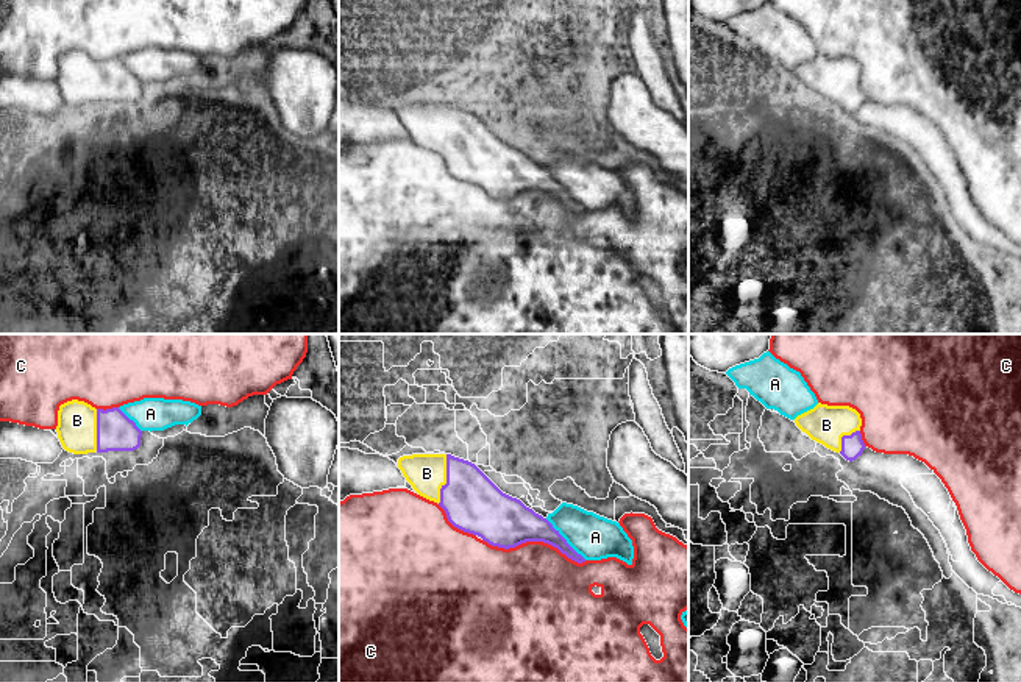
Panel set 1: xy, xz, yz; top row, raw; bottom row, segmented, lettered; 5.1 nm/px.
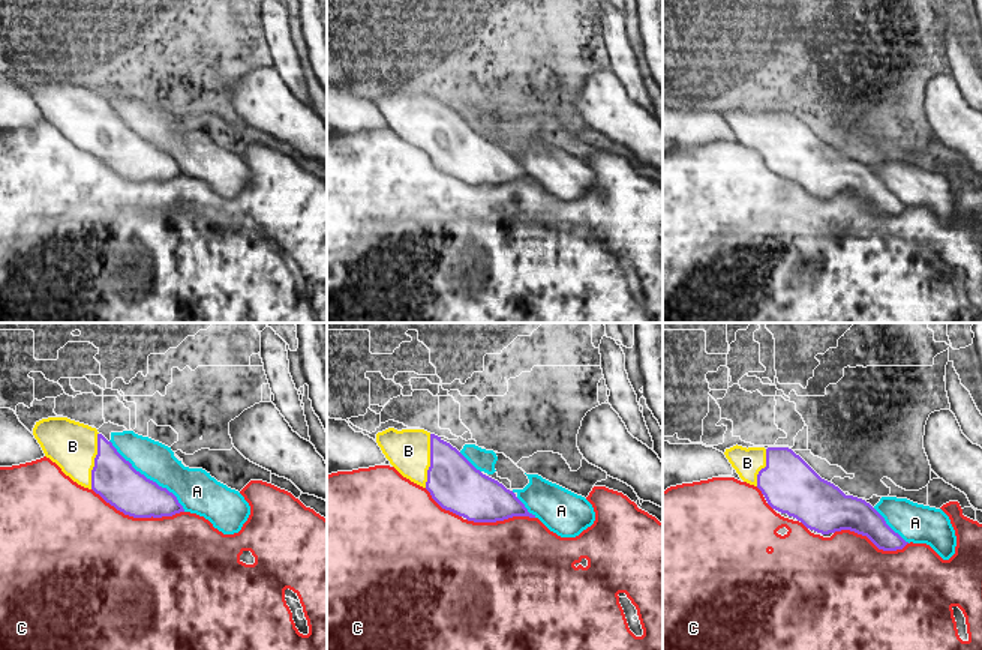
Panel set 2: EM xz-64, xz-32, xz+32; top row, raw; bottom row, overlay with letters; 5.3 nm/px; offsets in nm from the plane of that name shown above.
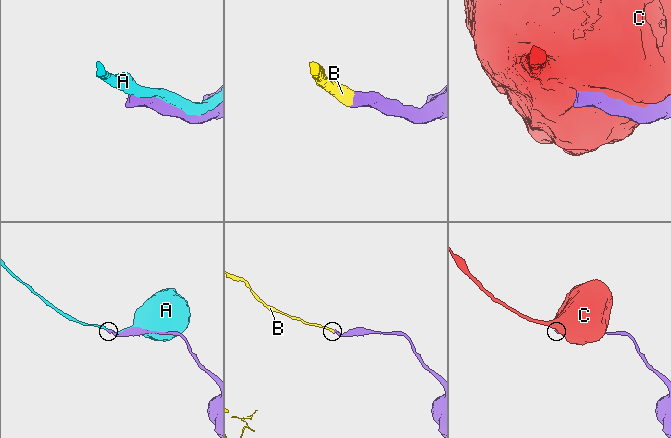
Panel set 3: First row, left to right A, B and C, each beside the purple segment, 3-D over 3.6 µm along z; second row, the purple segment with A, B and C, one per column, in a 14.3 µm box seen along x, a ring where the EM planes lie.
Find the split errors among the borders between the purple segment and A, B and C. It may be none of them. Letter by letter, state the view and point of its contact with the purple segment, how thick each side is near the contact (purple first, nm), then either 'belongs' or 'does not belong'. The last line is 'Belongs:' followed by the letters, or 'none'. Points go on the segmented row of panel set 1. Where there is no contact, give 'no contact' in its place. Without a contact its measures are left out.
A: contact xz (565, 540); calibres 190 and 220 nm; does not belong
B: contact xz (447, 479); calibres 300 and 200 nm; belongs
C: contact xz (534, 540); calibres 260 and 480 nm; does not belong
Belongs: B

